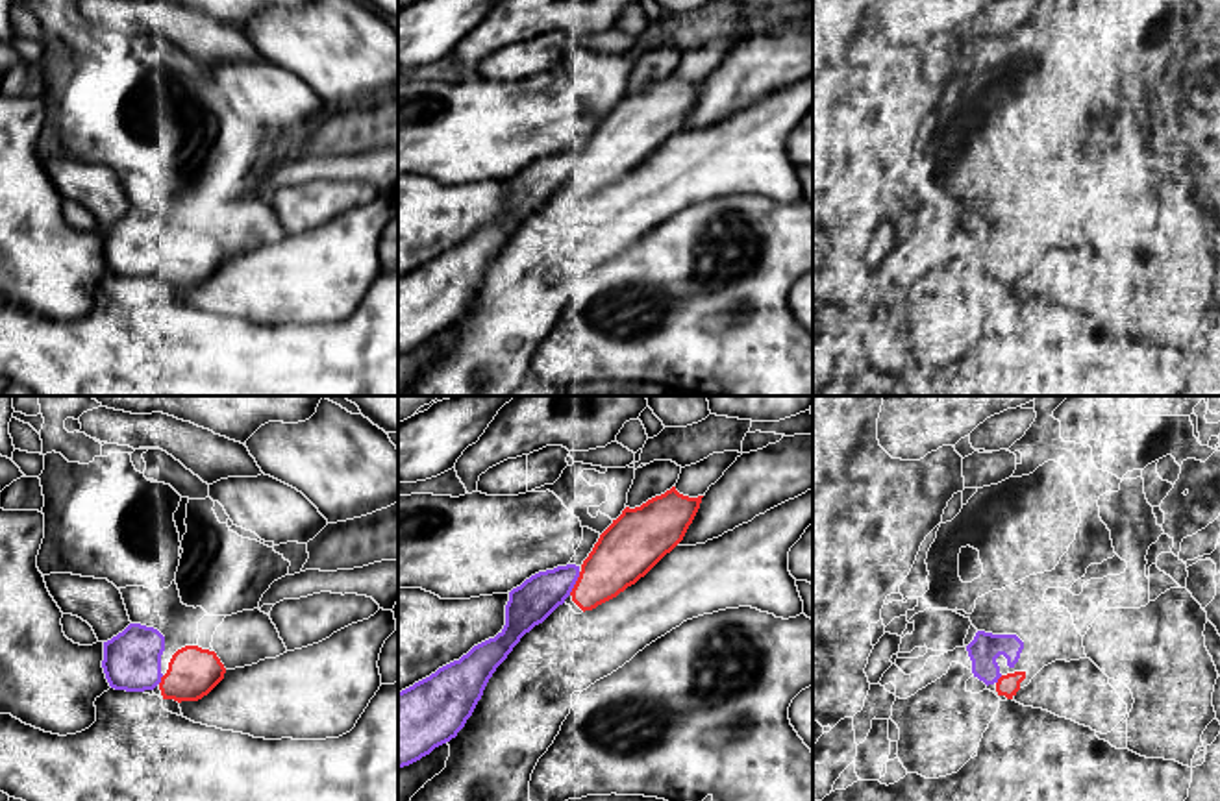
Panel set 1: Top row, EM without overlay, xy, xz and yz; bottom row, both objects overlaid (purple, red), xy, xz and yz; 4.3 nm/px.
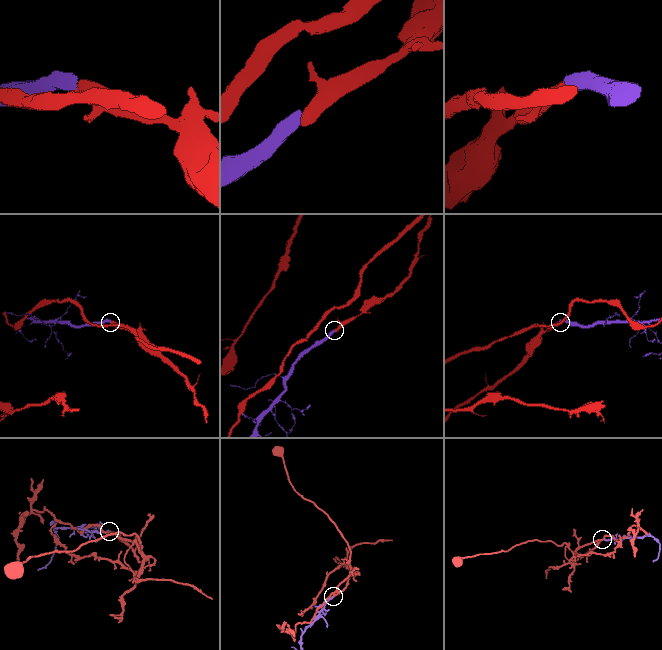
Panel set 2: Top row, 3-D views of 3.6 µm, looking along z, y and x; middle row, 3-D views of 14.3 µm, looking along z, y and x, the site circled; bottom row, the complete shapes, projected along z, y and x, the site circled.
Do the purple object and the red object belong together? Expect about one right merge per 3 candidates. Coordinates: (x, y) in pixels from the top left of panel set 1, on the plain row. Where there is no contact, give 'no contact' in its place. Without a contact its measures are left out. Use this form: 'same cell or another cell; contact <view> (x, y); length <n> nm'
same cell; contact xz (574, 169); length 120 nm

